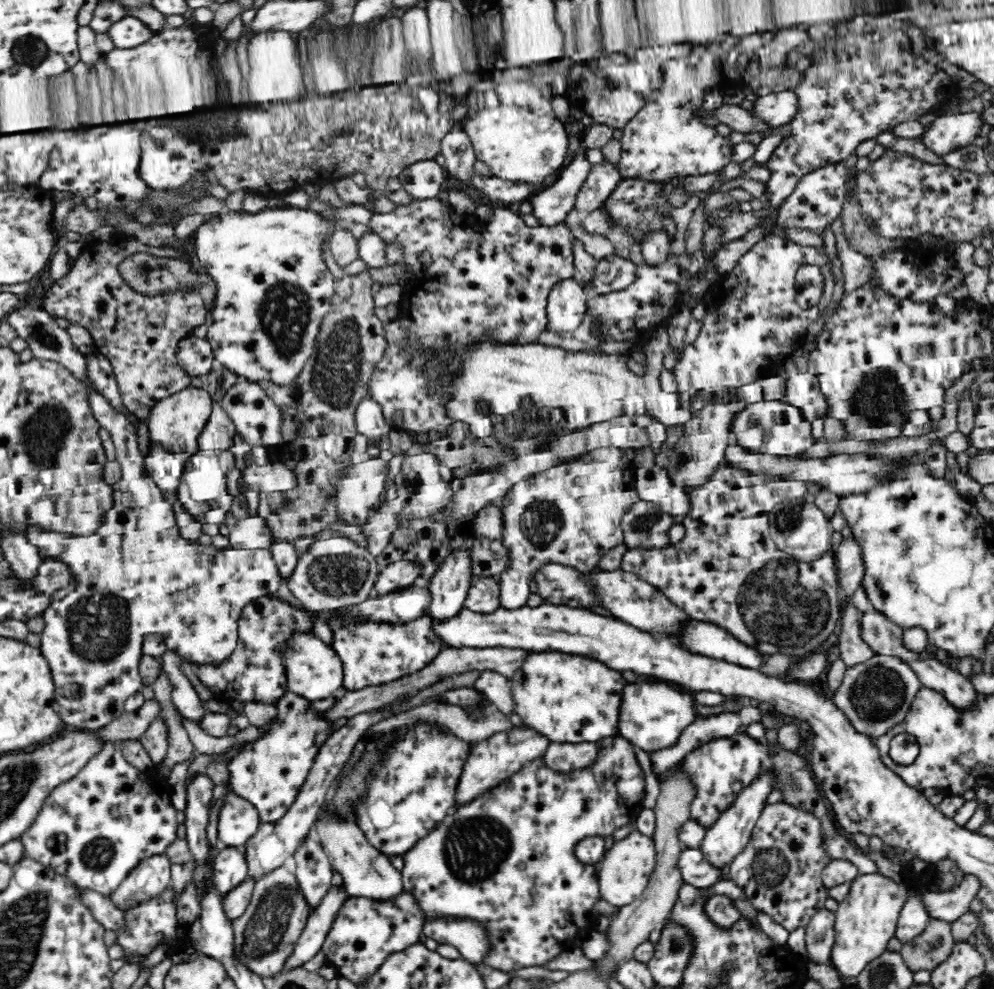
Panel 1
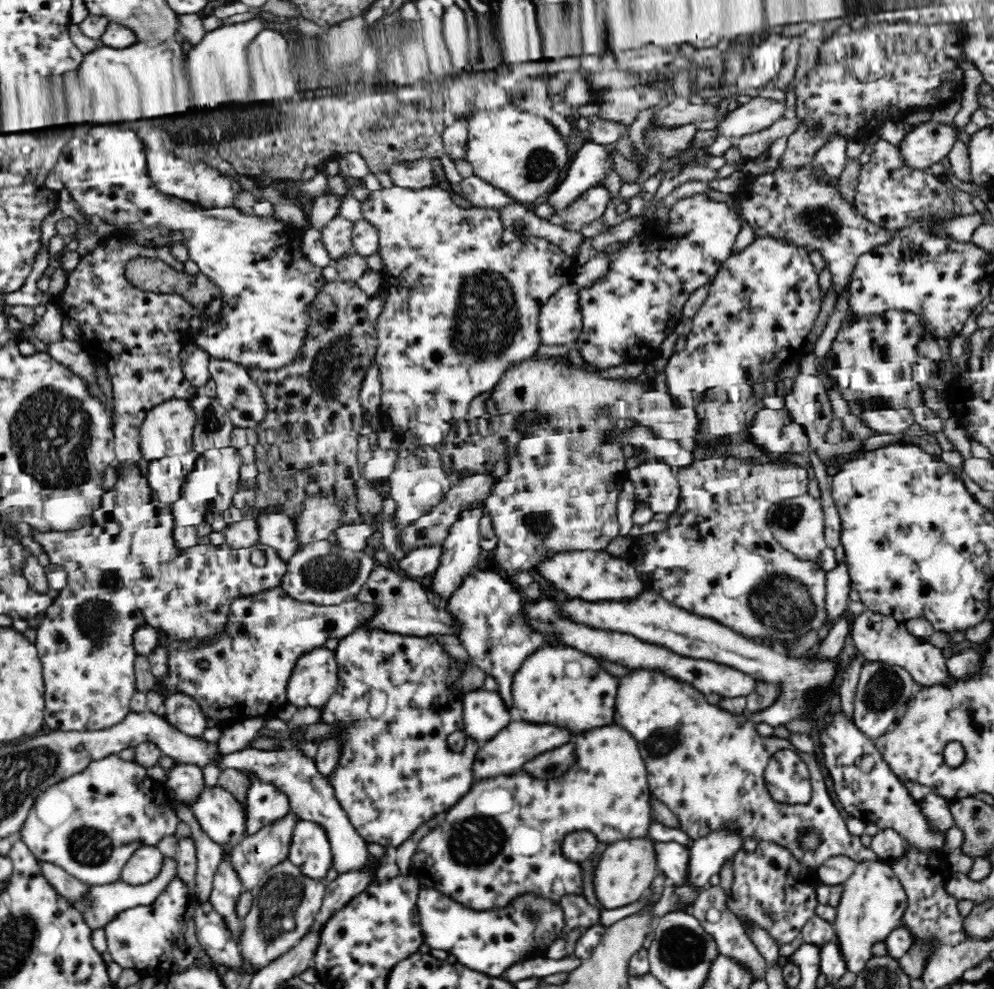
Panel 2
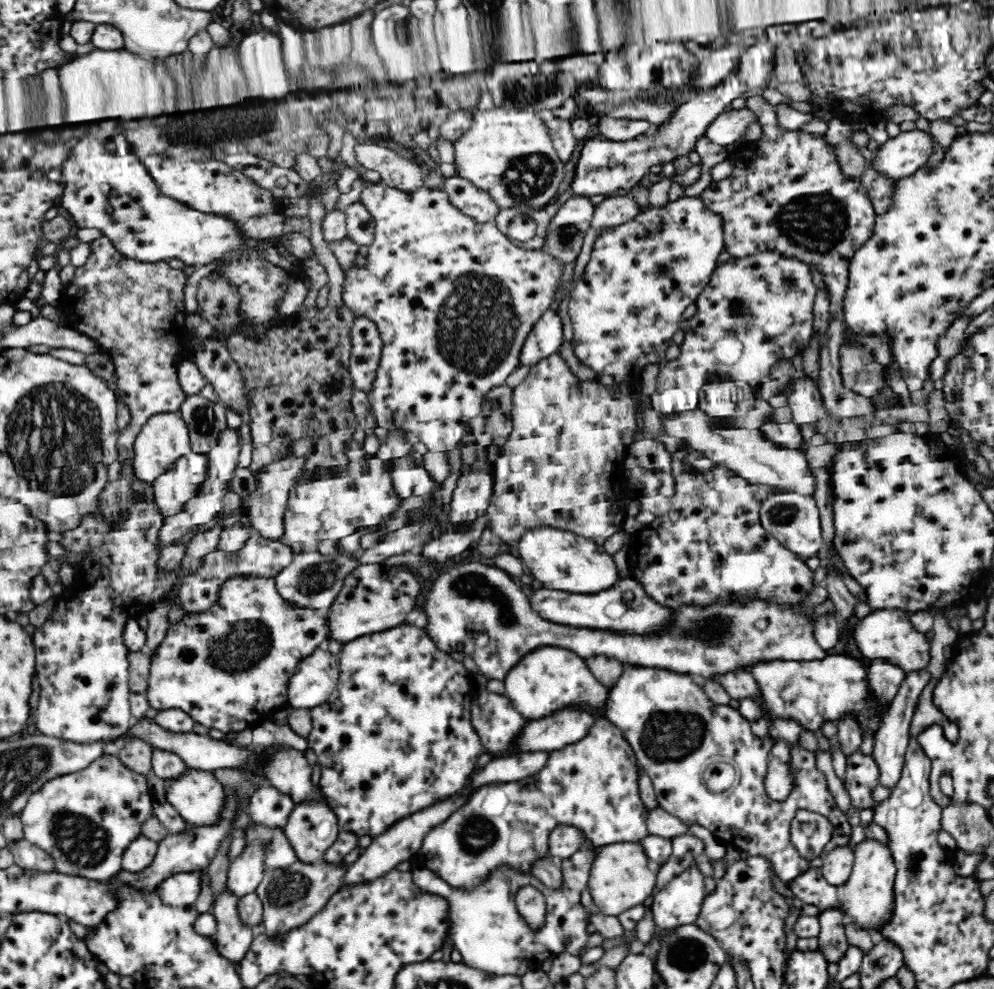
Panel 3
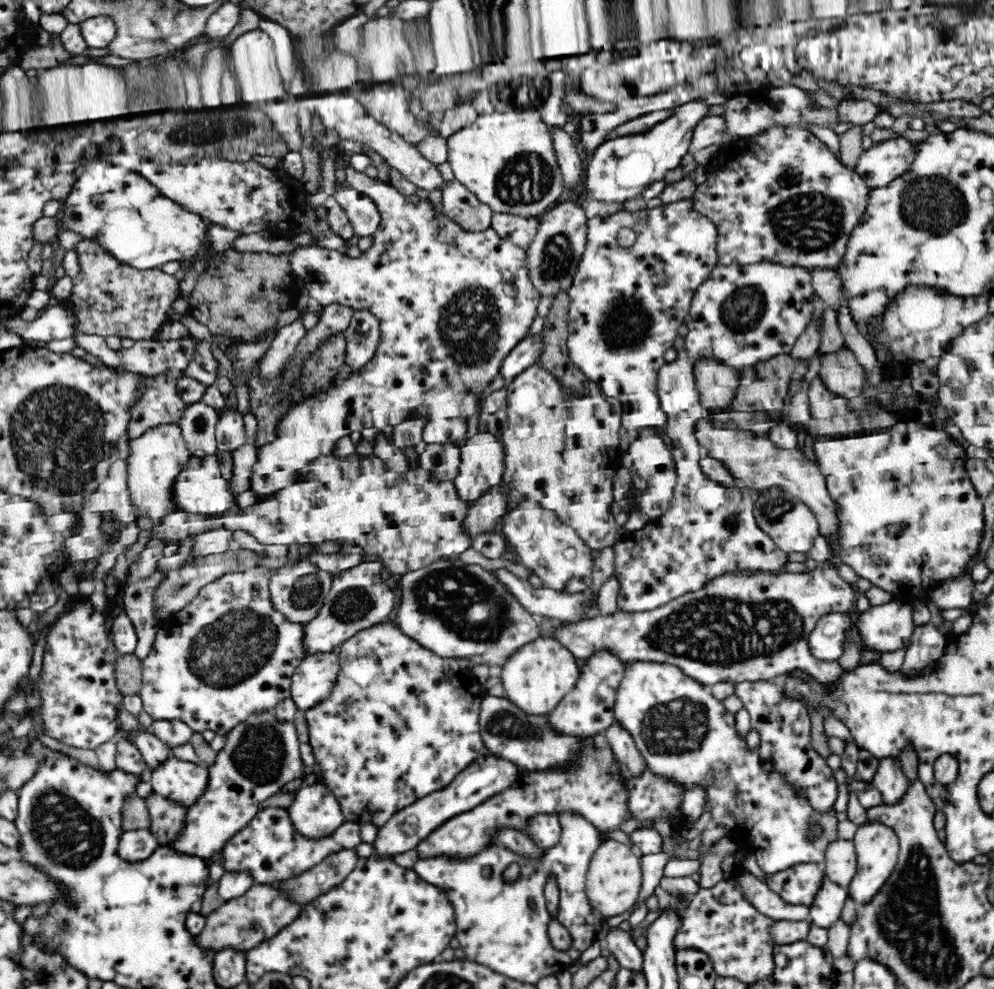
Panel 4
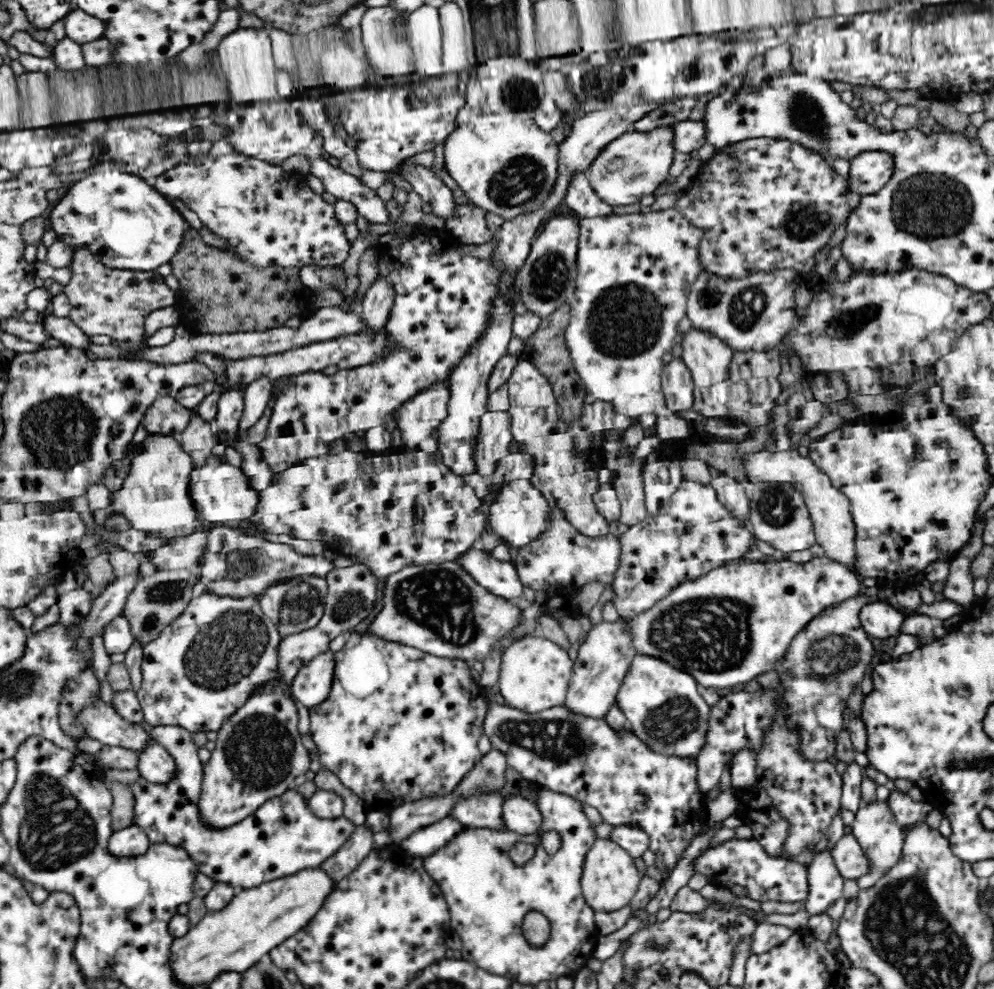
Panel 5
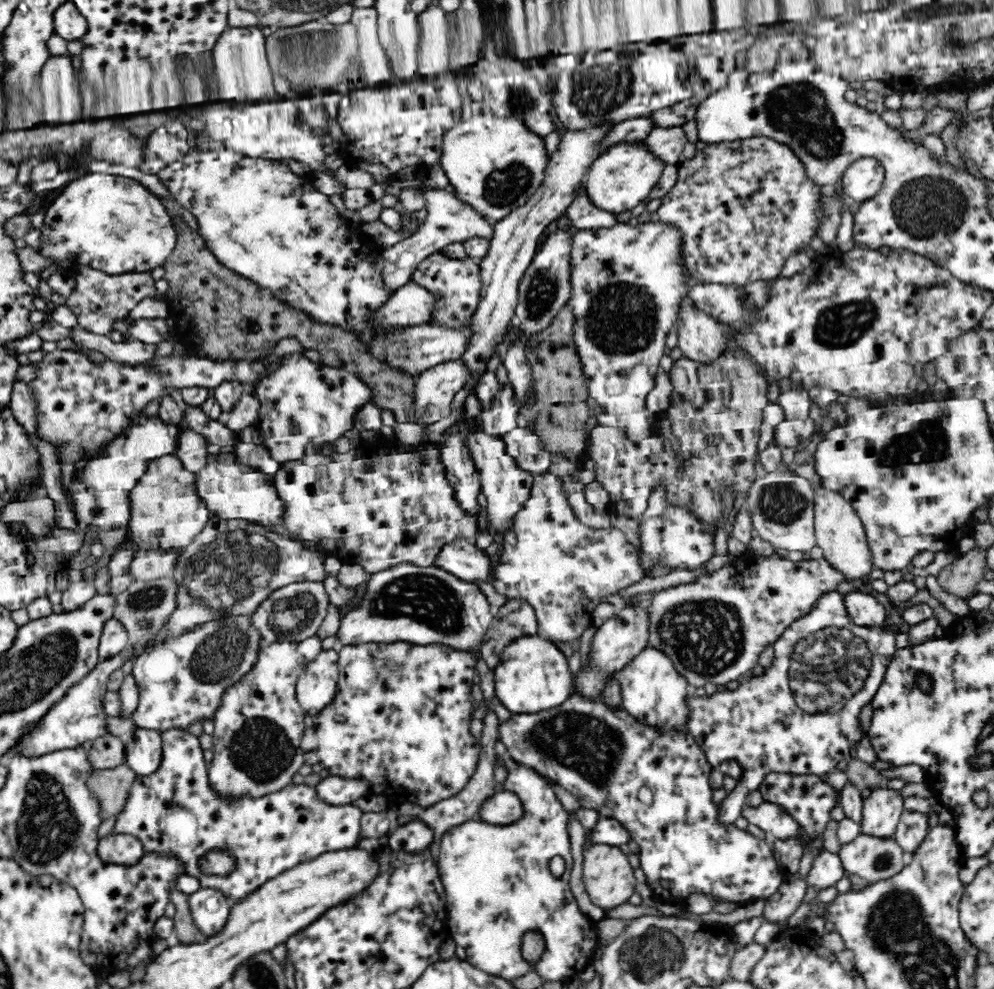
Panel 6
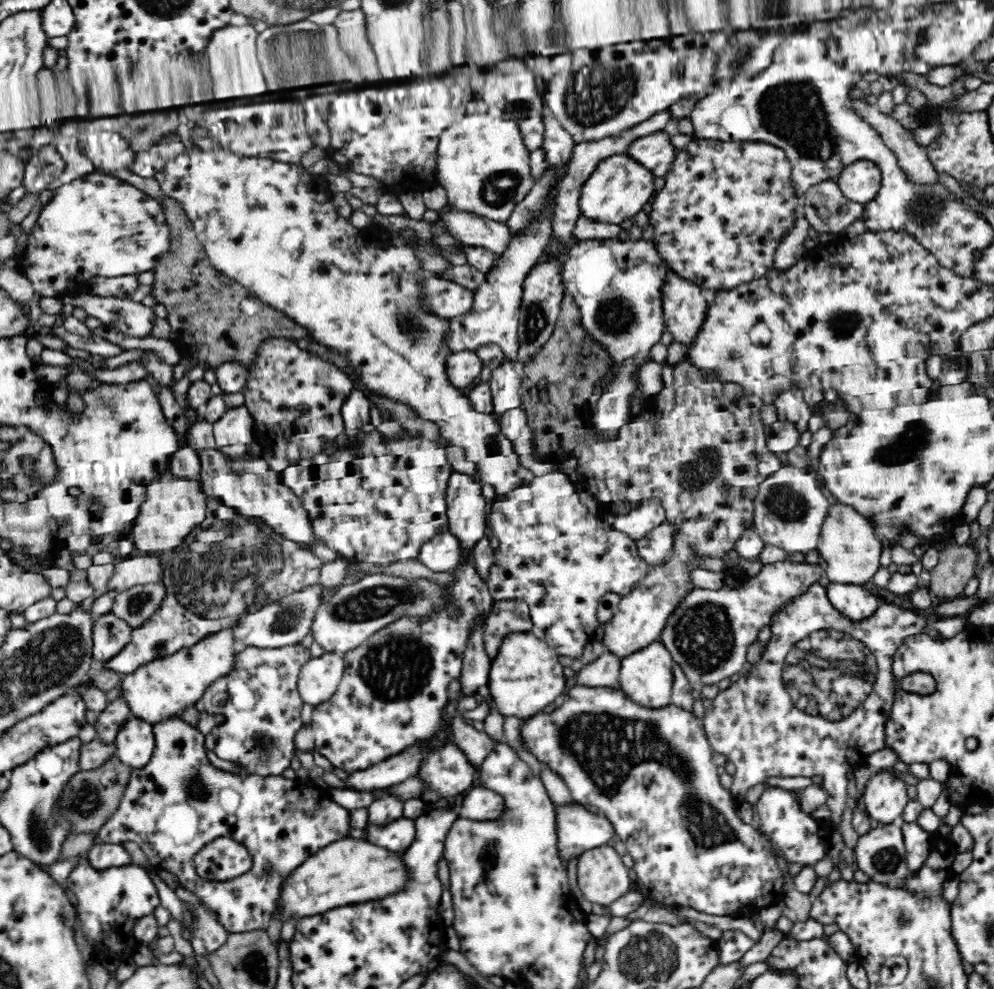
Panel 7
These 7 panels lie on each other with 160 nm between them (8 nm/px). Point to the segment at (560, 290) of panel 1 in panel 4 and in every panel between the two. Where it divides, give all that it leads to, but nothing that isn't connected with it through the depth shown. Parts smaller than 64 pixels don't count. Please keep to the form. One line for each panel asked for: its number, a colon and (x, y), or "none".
2: (560, 322)
3: (545, 338)
4: (525, 353)

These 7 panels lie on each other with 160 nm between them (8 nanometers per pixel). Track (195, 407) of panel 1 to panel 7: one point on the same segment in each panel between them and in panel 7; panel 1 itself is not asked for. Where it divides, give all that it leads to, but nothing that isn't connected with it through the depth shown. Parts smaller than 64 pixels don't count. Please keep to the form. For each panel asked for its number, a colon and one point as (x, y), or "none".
2: (167, 429)
3: (164, 438)
4: (156, 458)
5: (154, 498)
6: (166, 512)
7: (173, 507)

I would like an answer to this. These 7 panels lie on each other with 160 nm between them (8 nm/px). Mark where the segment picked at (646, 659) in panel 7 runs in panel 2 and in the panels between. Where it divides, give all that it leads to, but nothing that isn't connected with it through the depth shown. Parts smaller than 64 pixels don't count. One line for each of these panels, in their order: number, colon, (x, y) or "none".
2: (689, 746)
3: (672, 726)
4: (679, 728)
5: (662, 705)
6: (652, 691)

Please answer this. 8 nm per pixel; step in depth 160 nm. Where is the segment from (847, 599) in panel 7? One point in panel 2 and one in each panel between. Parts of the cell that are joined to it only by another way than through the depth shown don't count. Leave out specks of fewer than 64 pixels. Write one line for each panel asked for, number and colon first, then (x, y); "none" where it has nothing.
2: (881, 638)
3: (886, 634)
4: (885, 627)
5: (880, 620)
6: (864, 610)

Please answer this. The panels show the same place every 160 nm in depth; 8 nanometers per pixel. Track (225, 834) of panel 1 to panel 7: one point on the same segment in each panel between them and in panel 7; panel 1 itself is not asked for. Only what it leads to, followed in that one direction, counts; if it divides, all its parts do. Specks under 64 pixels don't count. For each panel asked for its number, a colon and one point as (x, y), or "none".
2: (220, 816)
3: (197, 795)
4: (183, 781)
5: (154, 763)
6: (143, 750)
7: (134, 743)

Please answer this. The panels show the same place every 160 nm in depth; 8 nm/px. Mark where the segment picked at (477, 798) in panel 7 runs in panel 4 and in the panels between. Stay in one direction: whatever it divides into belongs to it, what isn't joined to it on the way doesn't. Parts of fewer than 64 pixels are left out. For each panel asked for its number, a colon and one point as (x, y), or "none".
4: (544, 829)
5: (519, 814)
6: (503, 807)

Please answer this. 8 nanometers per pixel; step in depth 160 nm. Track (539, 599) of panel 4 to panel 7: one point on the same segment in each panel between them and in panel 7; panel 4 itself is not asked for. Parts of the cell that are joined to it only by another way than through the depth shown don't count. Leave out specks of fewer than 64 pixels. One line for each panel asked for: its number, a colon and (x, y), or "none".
5: (500, 578)
6: (461, 558)
7: (441, 553)

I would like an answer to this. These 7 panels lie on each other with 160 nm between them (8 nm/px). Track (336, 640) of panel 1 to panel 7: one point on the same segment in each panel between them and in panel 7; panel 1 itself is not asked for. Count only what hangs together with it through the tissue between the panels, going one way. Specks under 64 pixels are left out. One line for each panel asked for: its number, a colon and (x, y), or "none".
2: (394, 772)
3: (396, 734)
4: (374, 764)
5: (399, 725)
6: (401, 717)
7: (394, 688)

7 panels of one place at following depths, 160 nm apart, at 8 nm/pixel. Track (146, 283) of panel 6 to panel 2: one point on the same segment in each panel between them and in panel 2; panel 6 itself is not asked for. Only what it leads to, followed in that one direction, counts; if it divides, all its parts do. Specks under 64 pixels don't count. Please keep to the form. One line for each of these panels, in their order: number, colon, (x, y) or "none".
2: (138, 335)
3: (135, 312)
4: (108, 298)
5: (103, 300)

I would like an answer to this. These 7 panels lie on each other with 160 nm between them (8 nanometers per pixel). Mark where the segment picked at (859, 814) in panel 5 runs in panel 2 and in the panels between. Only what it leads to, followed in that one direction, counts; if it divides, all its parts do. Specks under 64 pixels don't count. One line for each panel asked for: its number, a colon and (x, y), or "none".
2: (872, 902)
3: (868, 899)
4: (877, 847)

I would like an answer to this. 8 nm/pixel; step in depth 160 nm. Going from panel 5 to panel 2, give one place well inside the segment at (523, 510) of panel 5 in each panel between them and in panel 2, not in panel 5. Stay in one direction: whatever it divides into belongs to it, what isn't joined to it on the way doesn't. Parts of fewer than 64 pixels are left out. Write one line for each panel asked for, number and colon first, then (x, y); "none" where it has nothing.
2: (592, 576)
3: (560, 560)
4: (548, 548)

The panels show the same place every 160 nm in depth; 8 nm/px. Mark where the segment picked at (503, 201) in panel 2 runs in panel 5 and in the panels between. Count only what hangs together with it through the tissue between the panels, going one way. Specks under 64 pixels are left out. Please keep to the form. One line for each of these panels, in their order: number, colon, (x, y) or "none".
3: (471, 200)
4: (460, 205)
5: (469, 226)

